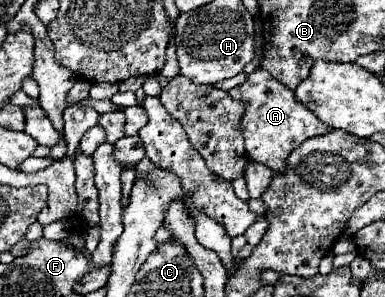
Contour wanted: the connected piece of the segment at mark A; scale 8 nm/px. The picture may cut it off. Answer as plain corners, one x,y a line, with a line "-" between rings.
255,69
247,75
247,81
233,87
229,91
233,99
245,99
247,109
241,121
241,131
245,137
245,149
253,161
259,161
273,169
275,173
283,173
287,165
287,155
299,147
303,141
331,133
331,127
321,123
303,103
295,101
295,95
289,87
271,77
271,73
263,69

